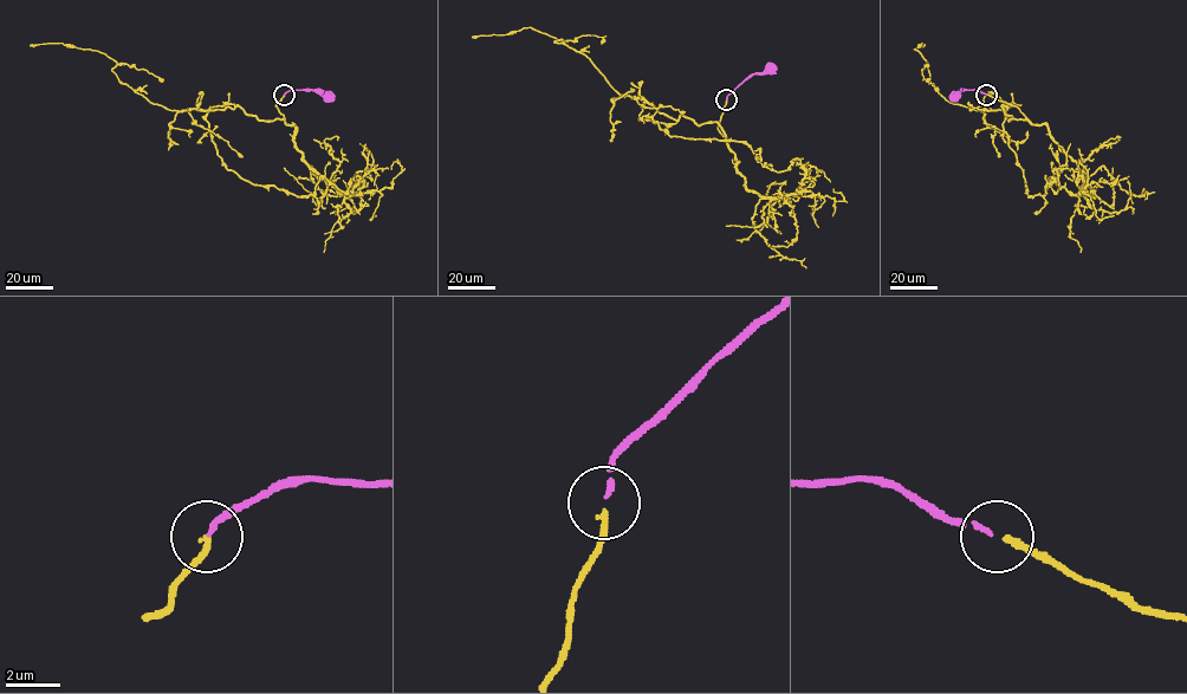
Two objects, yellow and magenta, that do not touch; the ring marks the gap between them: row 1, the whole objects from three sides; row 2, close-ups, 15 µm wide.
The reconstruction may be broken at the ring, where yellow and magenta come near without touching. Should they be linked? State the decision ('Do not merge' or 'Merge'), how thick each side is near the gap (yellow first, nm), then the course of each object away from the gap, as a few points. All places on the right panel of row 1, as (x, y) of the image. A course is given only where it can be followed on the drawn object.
Merge. Thickness 240 nm (yellow) against 170 nm. Course of yellow: (987, 95), (1025, 118), (1001, 106), (1029, 196), (1053, 176), (1056, 193), (1046, 179). Course of magenta: (986, 95), (960, 90), (957, 98)

